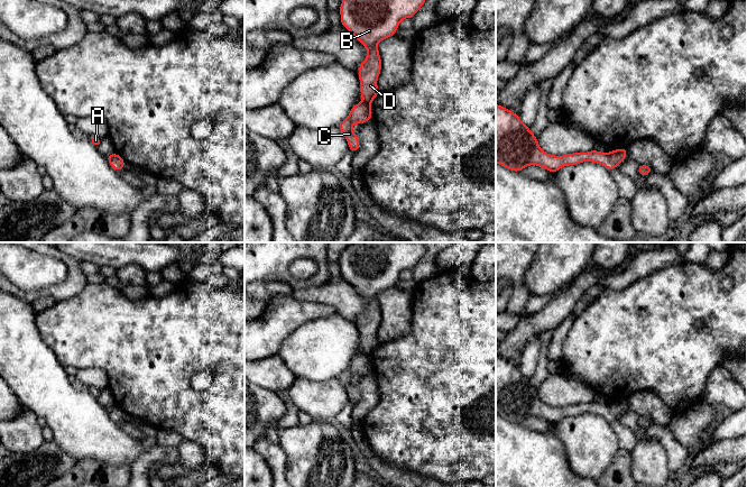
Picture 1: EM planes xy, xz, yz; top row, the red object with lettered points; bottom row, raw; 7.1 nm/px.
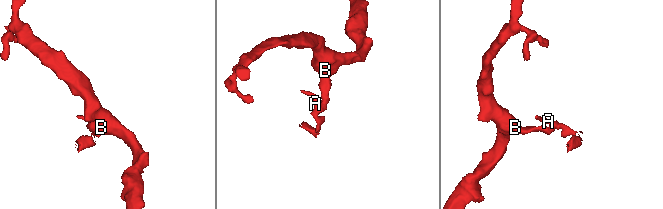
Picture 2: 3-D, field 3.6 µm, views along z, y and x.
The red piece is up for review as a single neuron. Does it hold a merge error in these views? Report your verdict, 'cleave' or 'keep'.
cleave

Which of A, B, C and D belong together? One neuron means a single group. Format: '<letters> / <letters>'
A C / B D

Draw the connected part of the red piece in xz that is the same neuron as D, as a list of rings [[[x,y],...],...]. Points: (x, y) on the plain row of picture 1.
[[[353,242],[341,254],[341,276],[344,277],[367,301],[367,310],[360,315],[360,344],[363,355],[369,356],[378,347],[377,330],[381,322],[381,311],[377,295],[394,287],[404,269],[413,269],[425,255],[423,242]]]

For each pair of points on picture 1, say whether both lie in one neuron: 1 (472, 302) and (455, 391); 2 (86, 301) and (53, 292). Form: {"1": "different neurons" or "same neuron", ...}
{"1": "same neuron", "2": "different neurons"}

